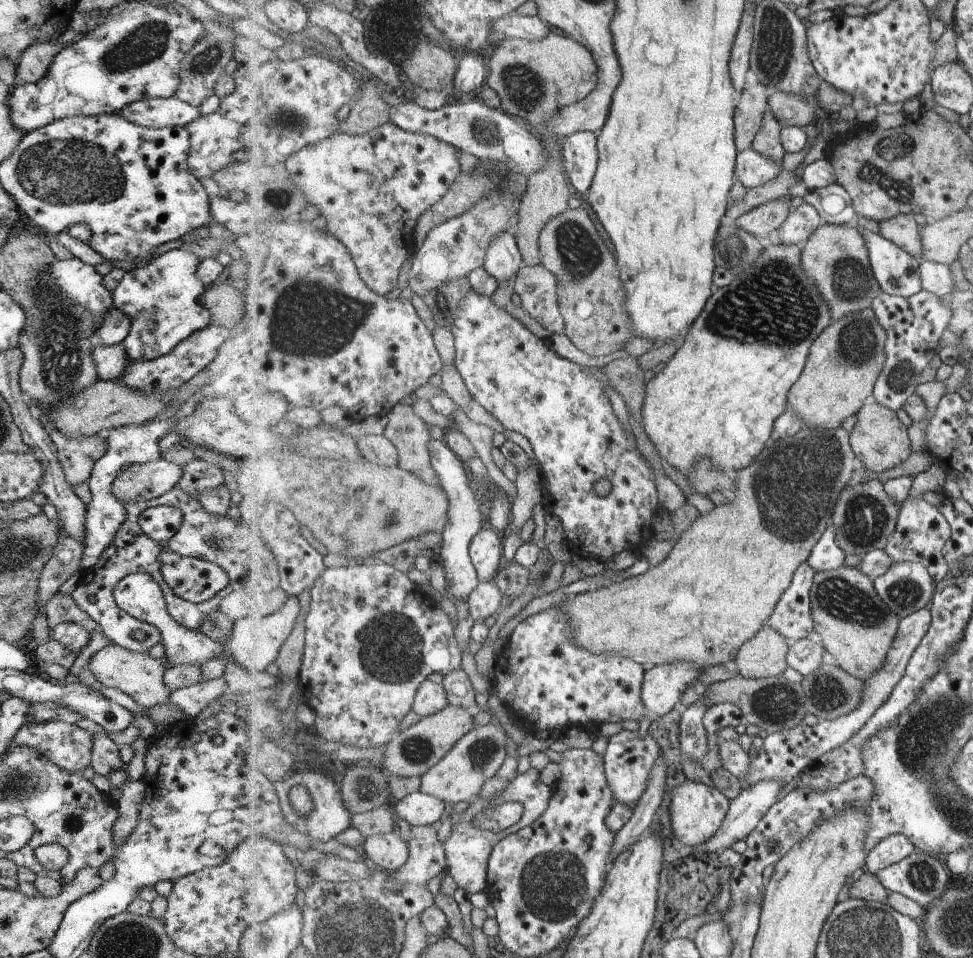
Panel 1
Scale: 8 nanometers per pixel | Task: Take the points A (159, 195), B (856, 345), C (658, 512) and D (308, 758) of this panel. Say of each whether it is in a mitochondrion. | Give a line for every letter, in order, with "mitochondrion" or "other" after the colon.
A: other
B: mitochondrion
C: other
D: other

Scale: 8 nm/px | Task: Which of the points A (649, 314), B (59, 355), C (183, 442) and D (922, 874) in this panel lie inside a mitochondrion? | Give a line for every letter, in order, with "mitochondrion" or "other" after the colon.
A: other
B: mitochondrion
C: other
D: mitochondrion

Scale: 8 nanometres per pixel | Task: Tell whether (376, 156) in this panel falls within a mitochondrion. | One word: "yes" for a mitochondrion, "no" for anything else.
no

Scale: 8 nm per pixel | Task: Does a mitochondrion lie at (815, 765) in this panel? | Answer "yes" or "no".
no

